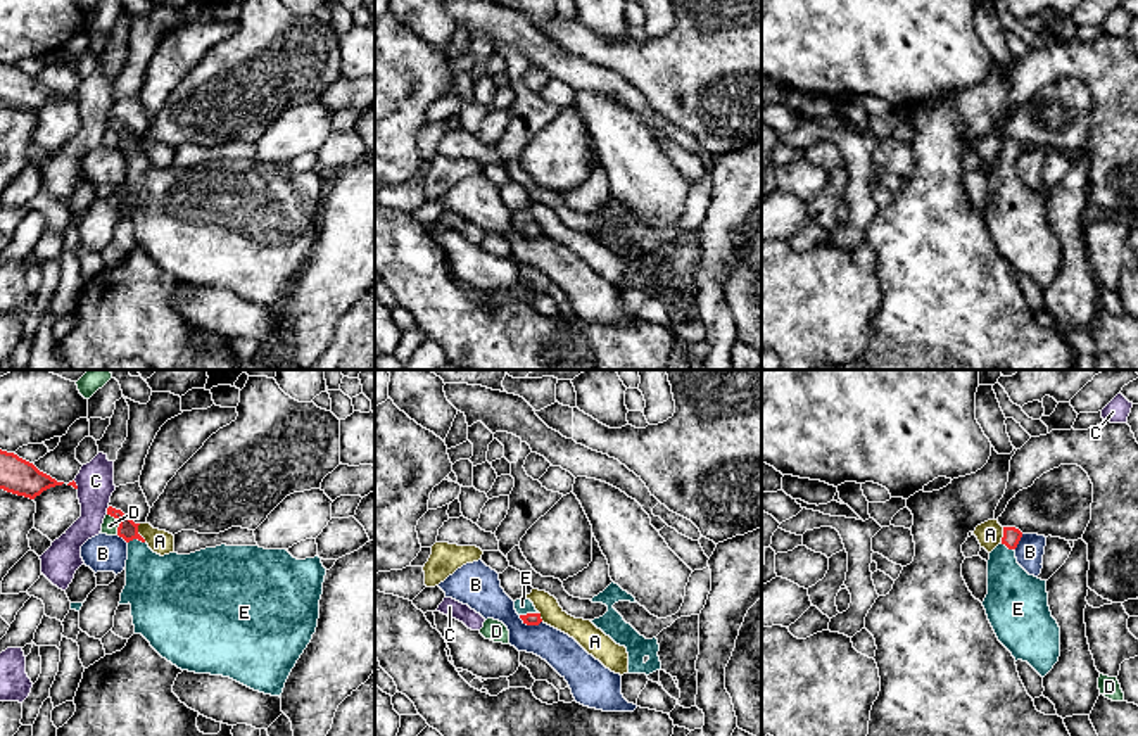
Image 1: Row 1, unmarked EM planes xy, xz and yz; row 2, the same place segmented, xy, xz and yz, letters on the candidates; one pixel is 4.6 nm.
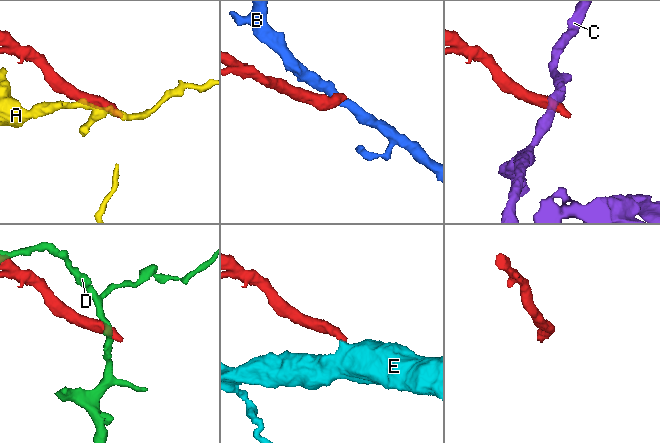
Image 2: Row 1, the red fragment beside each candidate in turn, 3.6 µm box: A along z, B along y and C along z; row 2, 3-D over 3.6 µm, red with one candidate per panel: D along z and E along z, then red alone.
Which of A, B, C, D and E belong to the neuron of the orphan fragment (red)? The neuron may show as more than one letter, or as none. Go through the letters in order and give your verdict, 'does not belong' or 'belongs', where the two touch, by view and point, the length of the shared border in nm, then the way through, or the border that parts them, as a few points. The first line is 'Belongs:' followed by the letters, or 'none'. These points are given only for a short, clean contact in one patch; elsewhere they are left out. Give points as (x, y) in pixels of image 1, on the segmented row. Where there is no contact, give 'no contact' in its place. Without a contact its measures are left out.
Belongs: E
A: does not belong | xy (137, 532) | 90 nm | along xy (139, 524), (139, 534), (145, 541)
B: does not belong | xz (531, 624) | 120 nm | along xz (518, 615), (527, 624), (541, 622)
C: does not belong | xy (107, 510) | 40 nm | along xy (109, 507), (106, 513)
D: does not belong | xy (118, 522) | 120 nm
E: belongs | xz (529, 614) | 90 nm | across xz (531, 619), (529, 614), (522, 605)

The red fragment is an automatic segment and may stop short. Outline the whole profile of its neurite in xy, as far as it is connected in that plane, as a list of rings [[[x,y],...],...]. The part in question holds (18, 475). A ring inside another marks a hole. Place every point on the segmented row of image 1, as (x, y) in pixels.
[[[0,449],[0,489],[35,499],[43,491],[62,484],[40,472],[33,463]]]

